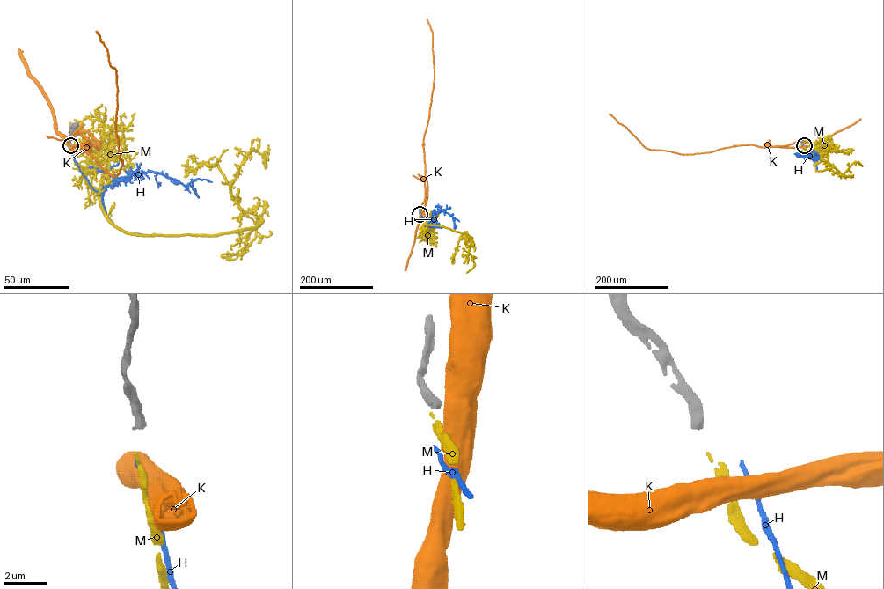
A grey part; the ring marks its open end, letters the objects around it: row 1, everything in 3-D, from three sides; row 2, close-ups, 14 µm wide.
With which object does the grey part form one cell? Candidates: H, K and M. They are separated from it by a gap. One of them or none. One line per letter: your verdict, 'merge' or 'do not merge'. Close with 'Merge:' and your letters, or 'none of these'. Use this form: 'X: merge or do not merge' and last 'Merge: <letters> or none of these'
H: do not merge
K: do not merge
M: merge
Merge: M

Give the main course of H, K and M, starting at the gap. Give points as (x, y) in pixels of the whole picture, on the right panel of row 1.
H: (804, 146), (811, 158), (803, 155), (801, 153), (806, 157), (819, 158)
K: (804, 146), (745, 144), (688, 154), (650, 150), (609, 114)
M: (804, 146), (810, 158), (814, 159), (816, 171), (833, 166), (828, 161), (829, 151), (847, 152), (853, 150)

